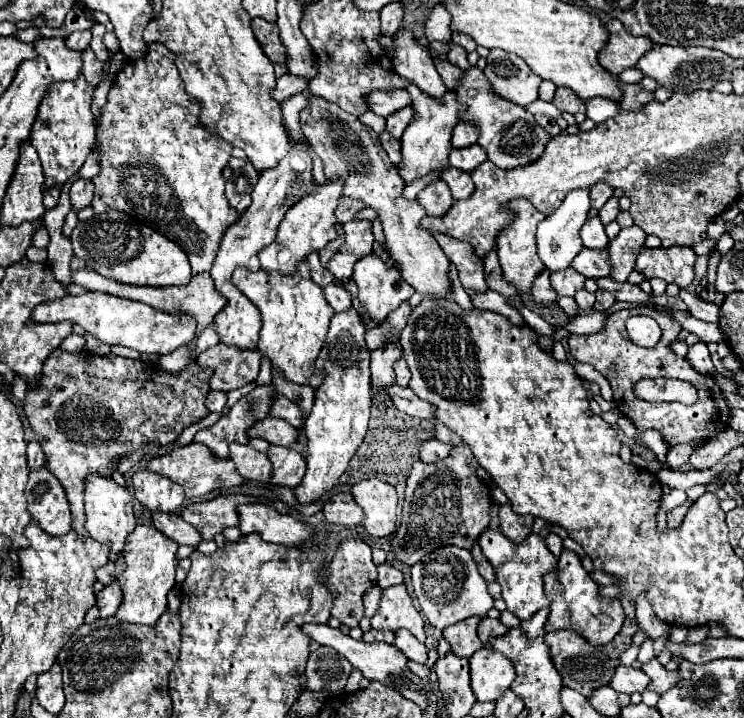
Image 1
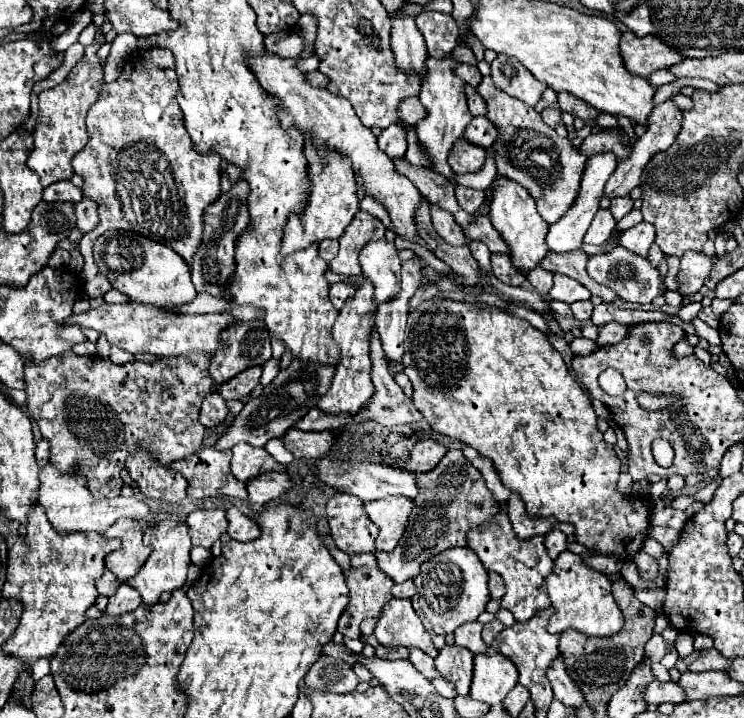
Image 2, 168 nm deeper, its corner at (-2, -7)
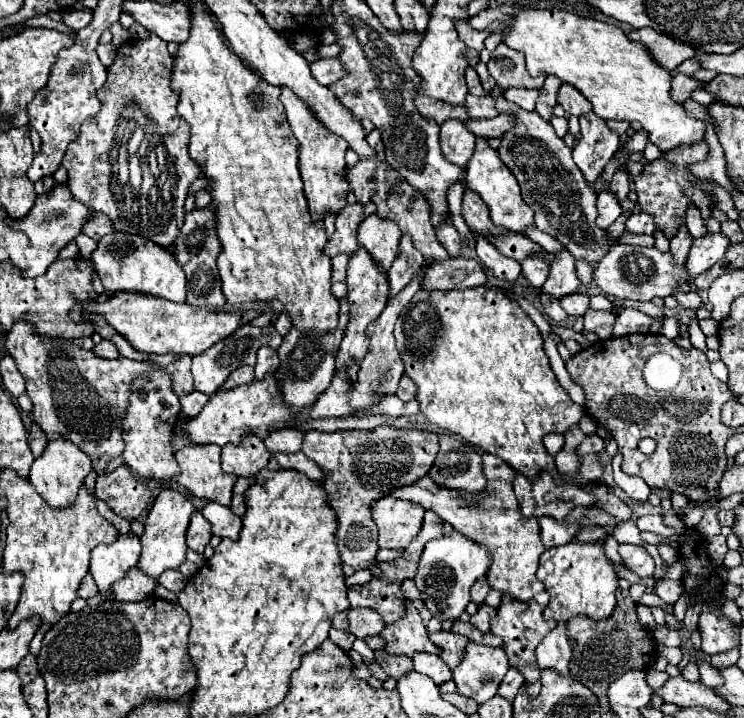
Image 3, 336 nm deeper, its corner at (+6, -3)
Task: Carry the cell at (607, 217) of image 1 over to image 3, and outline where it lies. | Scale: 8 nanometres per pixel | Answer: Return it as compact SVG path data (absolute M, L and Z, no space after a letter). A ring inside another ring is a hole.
M617 170L617 172L615 172L615 176L613 176L611 184L609 184L609 190L617 196L617 200L619 200L619 202L623 202L623 200L627 198L629 182L627 182L627 176L625 176L621 170Z

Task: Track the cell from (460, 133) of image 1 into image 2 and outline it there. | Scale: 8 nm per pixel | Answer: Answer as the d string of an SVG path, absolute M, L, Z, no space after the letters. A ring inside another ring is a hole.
M477 116L477 118L473 118L473 120L467 124L463 136L465 136L471 144L475 144L475 146L489 148L489 146L493 146L493 142L495 142L495 138L497 138L497 128L495 128L495 124L493 124L489 118Z

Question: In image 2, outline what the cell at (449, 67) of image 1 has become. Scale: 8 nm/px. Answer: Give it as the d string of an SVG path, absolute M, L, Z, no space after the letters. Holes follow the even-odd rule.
M469 84L465 86L465 94L467 94L467 104L473 116L485 116L485 100L477 94L475 88L471 88Z

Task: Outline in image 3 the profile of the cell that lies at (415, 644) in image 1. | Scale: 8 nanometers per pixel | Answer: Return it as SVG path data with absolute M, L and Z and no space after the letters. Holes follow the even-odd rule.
M415 652L413 654L413 664L415 670L421 674L427 674L435 684L443 684L451 680L451 670L449 666L435 654L425 654L425 652Z

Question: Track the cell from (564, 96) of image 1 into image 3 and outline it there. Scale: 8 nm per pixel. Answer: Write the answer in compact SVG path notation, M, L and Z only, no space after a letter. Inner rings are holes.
M561 84L559 94L557 94L557 102L565 108L567 114L573 114L573 116L581 116L581 114L591 112L589 100L577 88L573 88L569 84Z

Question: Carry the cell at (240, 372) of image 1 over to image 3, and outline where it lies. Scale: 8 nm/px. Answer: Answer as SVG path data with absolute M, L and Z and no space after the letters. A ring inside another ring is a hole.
M241 366L241 368L237 368L227 380L225 380L225 384L221 386L223 390L231 390L231 388L237 388L237 386L241 386L241 384L251 384L255 380L255 376L253 376L253 368L251 366Z

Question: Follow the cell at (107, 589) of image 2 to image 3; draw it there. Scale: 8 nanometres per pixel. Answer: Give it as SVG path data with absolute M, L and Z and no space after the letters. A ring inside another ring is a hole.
M85 576L85 580L83 580L83 584L81 584L81 588L79 588L79 596L81 598L91 598L91 596L97 596L99 594L99 588L97 588L97 584L93 582L93 578L91 576Z

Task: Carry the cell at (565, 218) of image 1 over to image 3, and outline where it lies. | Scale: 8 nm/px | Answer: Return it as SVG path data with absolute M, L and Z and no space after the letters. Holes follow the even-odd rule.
M593 112L579 116L581 122L581 138L573 148L573 160L577 168L583 172L587 184L593 188L595 180L603 172L605 164L619 150L619 136L607 128L605 120L595 116Z

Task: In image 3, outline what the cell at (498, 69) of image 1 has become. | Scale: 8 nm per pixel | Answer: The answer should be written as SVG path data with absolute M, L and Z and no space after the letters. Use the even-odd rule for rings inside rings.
M503 42L491 52L491 60L487 62L489 74L495 78L497 86L507 88L541 88L543 76L531 78L525 68L525 56L521 52L513 52Z

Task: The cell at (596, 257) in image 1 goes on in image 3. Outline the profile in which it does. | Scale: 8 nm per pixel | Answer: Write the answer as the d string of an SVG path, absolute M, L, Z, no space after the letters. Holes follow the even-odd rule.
M613 244L603 260L593 270L593 282L611 296L623 300L651 300L655 296L665 298L679 288L679 280L693 282L691 276L685 272L685 266L675 266L671 254L661 254L657 248L641 248L631 244Z

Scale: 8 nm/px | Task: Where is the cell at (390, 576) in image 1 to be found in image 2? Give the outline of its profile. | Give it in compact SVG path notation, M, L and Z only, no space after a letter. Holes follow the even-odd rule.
M411 580L393 586L393 596L395 598L409 598L411 600L415 596L415 592L417 592L417 588L415 588L415 584Z

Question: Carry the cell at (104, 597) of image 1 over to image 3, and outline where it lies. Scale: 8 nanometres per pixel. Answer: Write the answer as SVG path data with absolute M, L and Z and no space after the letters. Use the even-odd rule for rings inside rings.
M131 568L123 580L111 586L111 598L121 600L121 602L145 600L147 596L153 596L155 584L157 580L149 580L149 576L141 574L139 568Z

